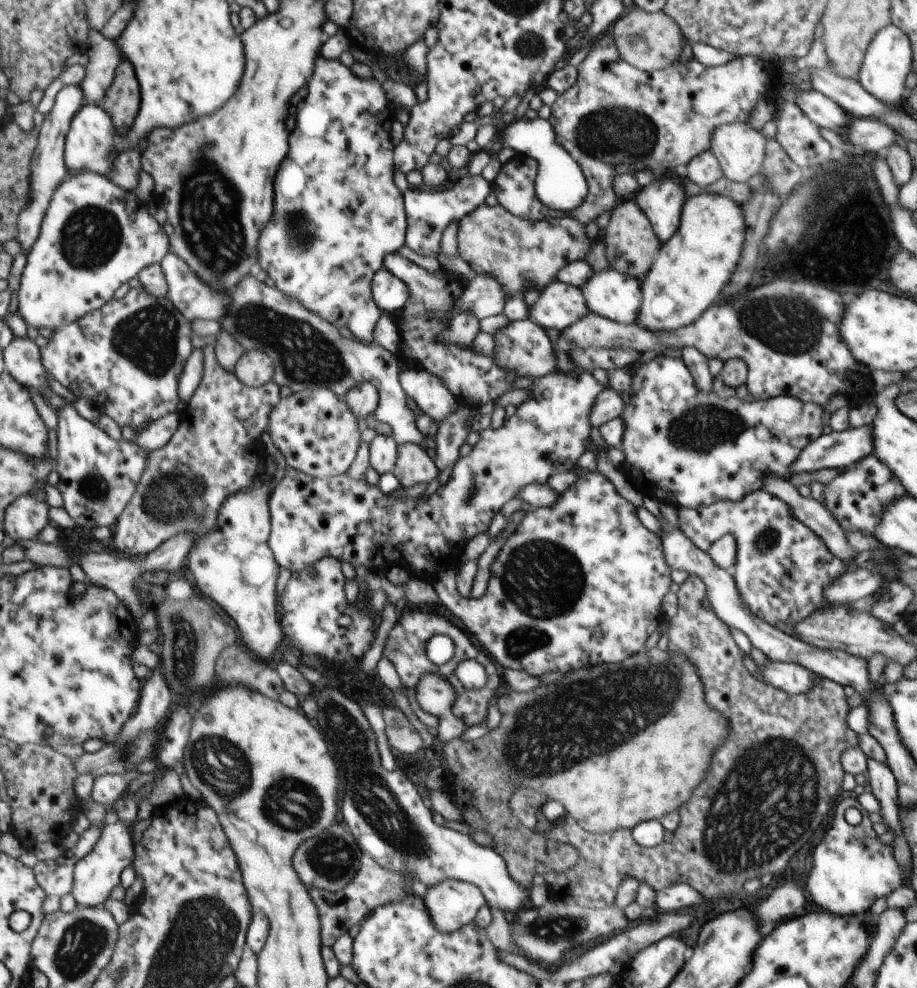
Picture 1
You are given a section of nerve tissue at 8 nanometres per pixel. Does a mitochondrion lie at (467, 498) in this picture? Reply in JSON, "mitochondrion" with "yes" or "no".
{"mitochondrion":"yes"}

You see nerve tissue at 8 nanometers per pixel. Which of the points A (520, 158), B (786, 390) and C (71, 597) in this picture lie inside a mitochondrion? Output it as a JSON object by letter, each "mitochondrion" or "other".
{"A":"other","B":"other","C":"other"}

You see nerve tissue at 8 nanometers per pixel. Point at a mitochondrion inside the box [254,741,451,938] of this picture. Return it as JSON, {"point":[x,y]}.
{"point":[292,804]}

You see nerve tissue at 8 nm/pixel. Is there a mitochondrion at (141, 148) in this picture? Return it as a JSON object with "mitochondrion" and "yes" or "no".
{"mitochondrion":"no"}

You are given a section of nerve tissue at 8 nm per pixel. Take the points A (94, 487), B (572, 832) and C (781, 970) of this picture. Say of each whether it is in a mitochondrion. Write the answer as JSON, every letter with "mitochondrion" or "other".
{"A":"mitochondrion","B":"other","C":"other"}

